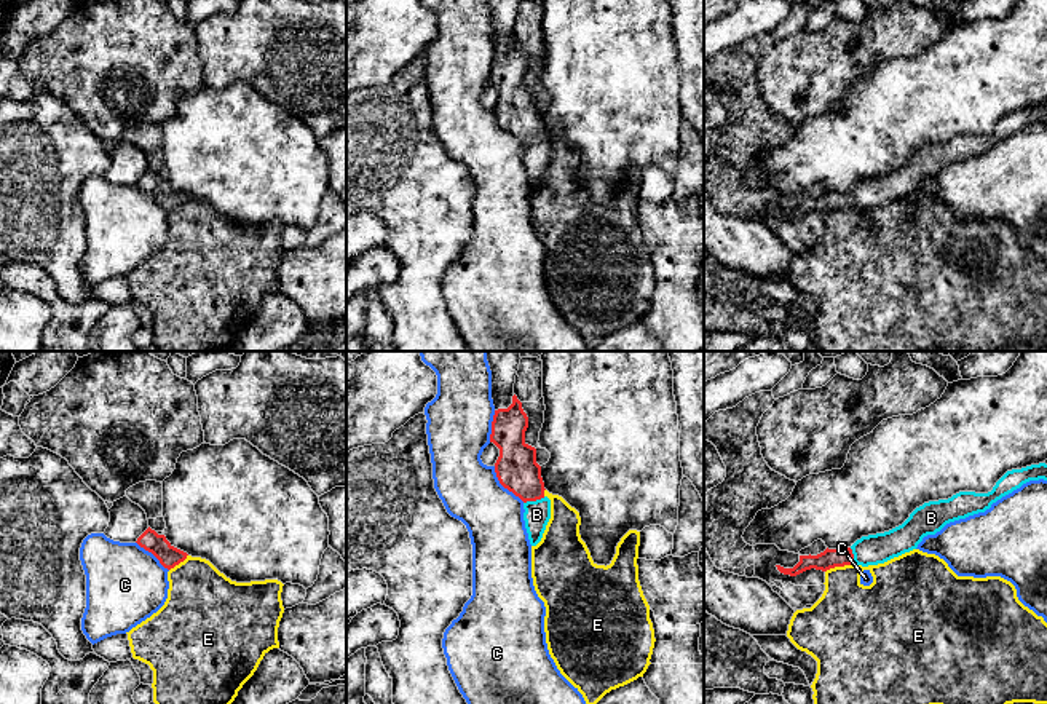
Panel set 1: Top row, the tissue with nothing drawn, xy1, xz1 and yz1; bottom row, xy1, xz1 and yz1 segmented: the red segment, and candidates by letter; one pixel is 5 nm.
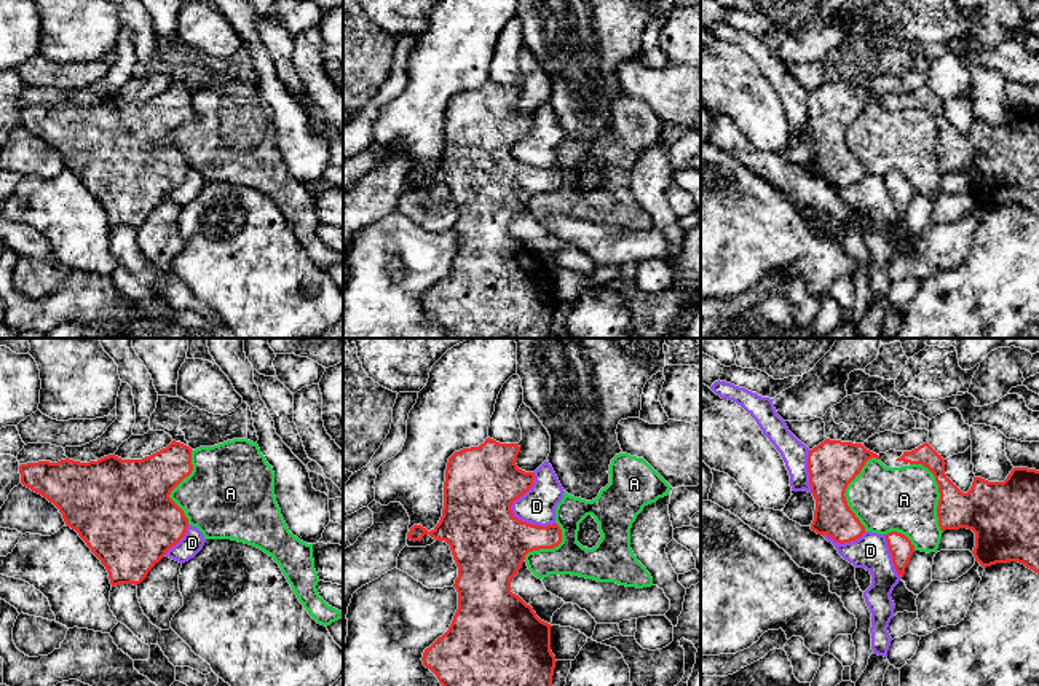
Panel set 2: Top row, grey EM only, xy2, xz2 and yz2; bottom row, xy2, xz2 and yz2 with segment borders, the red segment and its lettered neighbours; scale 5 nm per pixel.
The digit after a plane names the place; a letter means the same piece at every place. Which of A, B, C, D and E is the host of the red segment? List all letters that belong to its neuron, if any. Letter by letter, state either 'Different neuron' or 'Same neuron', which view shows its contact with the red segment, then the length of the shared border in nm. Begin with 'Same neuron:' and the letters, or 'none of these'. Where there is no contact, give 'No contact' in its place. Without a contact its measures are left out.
Same neuron: B
A: Different neuron. Touches red in yz2. Shared border 380 nm
B: Same neuron. Touches red in xz1. Shared border 120 nm
C: Different neuron. Touches red in xz1. Shared border 240 nm
D: Different neuron. Touches red in xz2. Shared border 280 nm
E: Different neuron. Touches red in yz1. Shared border 160 nm

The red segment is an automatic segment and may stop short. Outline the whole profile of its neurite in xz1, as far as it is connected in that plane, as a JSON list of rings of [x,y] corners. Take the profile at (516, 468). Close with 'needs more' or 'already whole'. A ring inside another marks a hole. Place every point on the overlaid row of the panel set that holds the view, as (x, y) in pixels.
[[[517,396],[508,409],[495,410],[490,442],[500,449],[495,473],[500,484],[524,501],[524,520],[531,546],[536,546],[551,519],[551,500],[544,495],[536,449],[525,442],[528,417]]] | needs more

